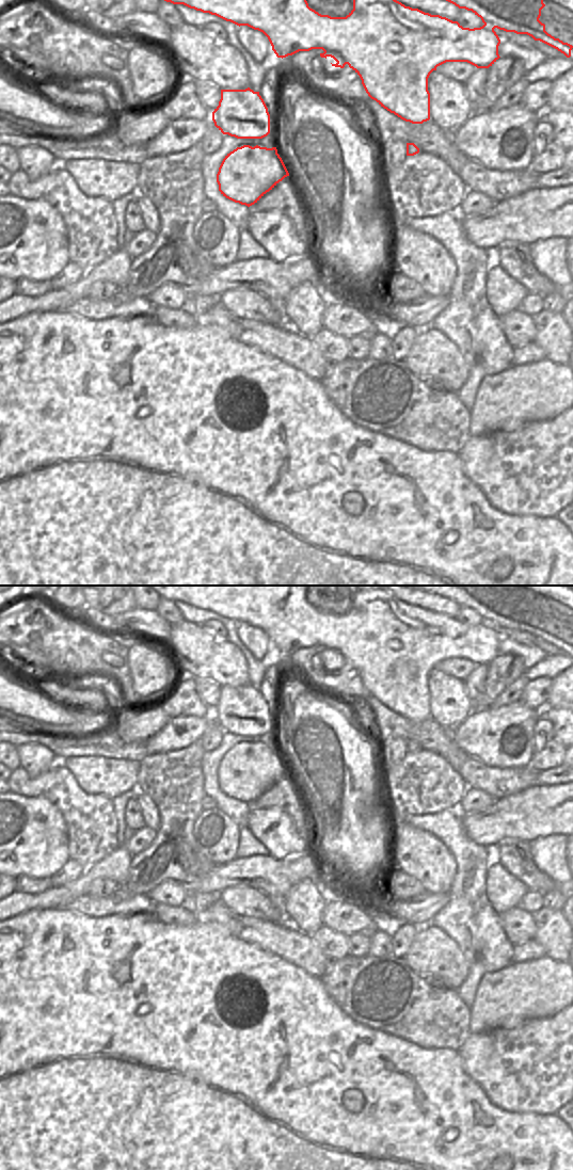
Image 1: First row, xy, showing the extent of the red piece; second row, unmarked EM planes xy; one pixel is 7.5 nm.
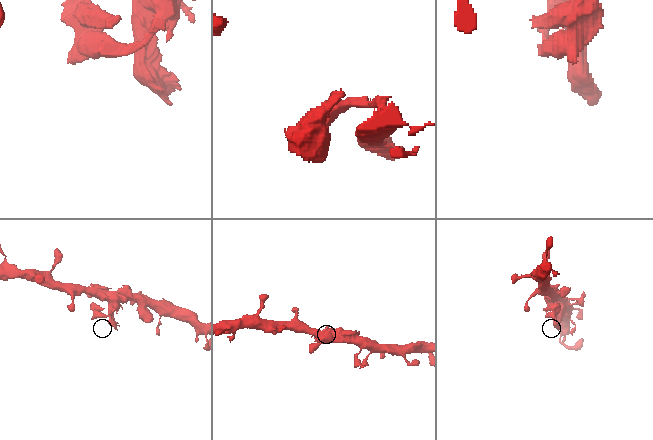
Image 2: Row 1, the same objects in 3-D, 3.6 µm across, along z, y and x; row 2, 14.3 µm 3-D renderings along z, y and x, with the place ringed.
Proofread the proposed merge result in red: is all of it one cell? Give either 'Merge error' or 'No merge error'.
Merge error

